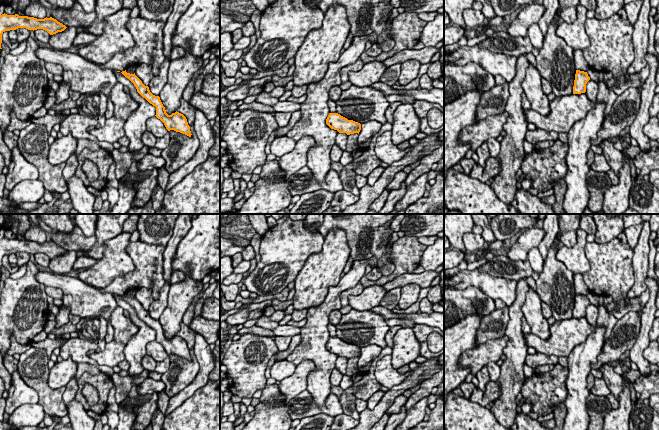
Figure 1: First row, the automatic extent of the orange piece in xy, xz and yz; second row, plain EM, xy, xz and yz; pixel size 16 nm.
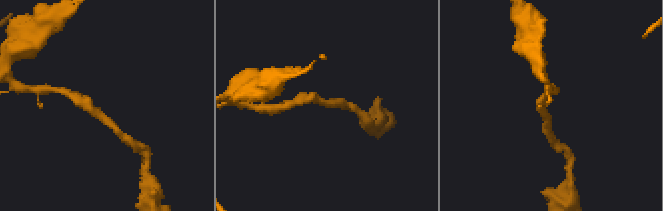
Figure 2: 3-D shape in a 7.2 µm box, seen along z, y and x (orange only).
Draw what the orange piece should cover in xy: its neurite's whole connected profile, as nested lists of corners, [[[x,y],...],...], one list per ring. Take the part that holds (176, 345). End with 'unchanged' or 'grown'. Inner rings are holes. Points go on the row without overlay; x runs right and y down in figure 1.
[[[126,294],[121,296],[126,302],[128,302],[136,311],[137,316],[145,322],[150,328],[156,331],[156,341],[160,343],[168,355],[174,354],[191,361],[190,350],[188,349],[186,341],[175,336],[171,339],[166,337],[160,321],[153,319],[148,310],[145,310],[142,305],[134,298],[127,297]]]; unchanged

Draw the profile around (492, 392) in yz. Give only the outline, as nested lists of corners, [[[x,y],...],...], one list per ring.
[[[498,381],[489,382],[485,391],[482,391],[478,386],[475,387],[469,400],[478,403],[482,407],[488,407],[489,403],[497,399],[500,394],[501,390]]]

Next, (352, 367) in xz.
[[[358,357],[348,359],[347,370],[345,375],[352,377],[358,370]]]

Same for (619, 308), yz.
[[[647,288],[639,297],[629,298],[625,300],[618,300],[616,302],[612,301],[610,304],[605,304],[603,295],[596,295],[588,293],[587,298],[590,303],[594,305],[601,305],[606,308],[606,310],[614,315],[617,319],[621,319],[626,313],[630,311],[638,312],[643,310],[645,304],[650,297],[650,291]]]

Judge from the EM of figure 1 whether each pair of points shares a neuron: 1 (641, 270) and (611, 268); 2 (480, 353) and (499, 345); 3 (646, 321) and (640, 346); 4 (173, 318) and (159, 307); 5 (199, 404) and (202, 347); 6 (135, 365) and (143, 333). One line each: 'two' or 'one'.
1: two
2: one
3: one
4: two
5: two
6: one

